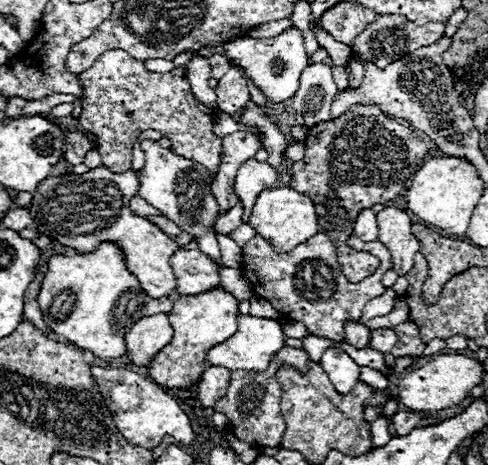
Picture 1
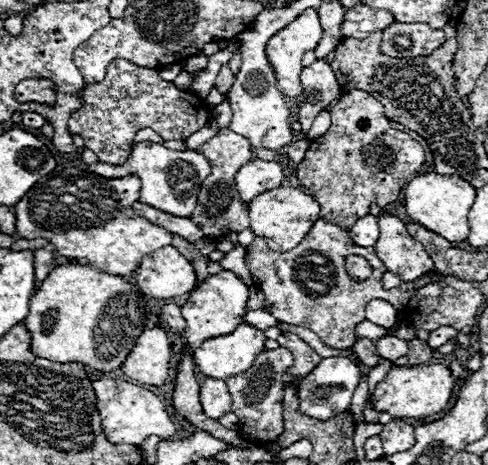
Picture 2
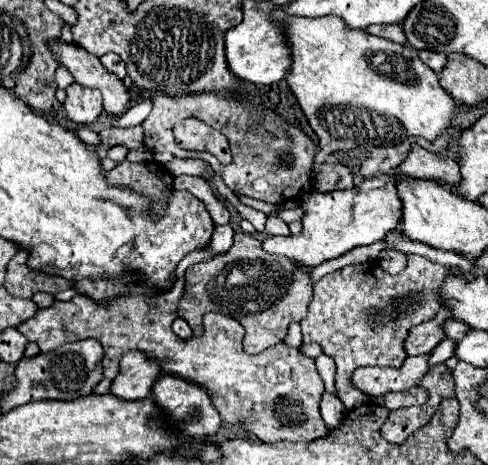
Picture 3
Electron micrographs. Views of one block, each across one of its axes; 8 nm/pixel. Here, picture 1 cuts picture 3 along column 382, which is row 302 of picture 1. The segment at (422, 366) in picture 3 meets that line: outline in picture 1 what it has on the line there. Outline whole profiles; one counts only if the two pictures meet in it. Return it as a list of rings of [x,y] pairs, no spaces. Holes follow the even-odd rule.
[[[386,288],[382,296],[376,296],[376,300],[370,300],[366,306],[364,306],[364,312],[360,316],[360,322],[368,322],[376,316],[384,316],[388,314],[392,308],[394,308],[394,302],[396,302],[398,294],[392,290],[392,288]]]

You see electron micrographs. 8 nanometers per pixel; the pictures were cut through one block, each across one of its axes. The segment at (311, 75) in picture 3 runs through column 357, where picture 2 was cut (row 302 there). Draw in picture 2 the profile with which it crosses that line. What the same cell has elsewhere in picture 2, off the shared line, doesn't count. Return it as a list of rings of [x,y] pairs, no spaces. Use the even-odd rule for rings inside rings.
[[[64,264],[54,268],[48,274],[48,278],[42,282],[42,286],[36,290],[36,294],[30,300],[30,316],[24,318],[22,324],[28,328],[30,348],[36,356],[48,358],[60,364],[76,362],[100,372],[110,372],[124,364],[140,332],[144,332],[148,316],[150,316],[148,302],[134,284],[122,280],[120,276],[106,274],[90,266]]]

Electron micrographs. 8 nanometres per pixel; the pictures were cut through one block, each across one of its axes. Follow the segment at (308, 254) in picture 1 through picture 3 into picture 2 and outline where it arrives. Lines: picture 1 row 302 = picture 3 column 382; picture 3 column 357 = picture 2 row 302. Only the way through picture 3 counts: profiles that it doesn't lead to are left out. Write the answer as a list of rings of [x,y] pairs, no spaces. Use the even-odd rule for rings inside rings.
[[[318,218],[308,236],[304,236],[304,240],[288,252],[274,252],[266,246],[264,238],[254,238],[254,242],[246,248],[246,266],[254,278],[254,284],[266,298],[266,312],[270,312],[280,322],[316,332],[326,346],[336,350],[344,350],[356,342],[354,328],[364,320],[364,308],[370,300],[380,298],[390,302],[396,310],[404,310],[418,288],[444,278],[444,274],[436,272],[432,276],[420,276],[414,282],[402,282],[400,288],[384,290],[382,274],[386,272],[386,268],[376,256],[374,248],[360,248],[352,242],[350,234],[344,228],[330,224],[324,218]],[[348,254],[360,254],[366,258],[370,256],[368,260],[370,266],[374,266],[374,274],[364,282],[352,280],[346,272],[344,262]]]

